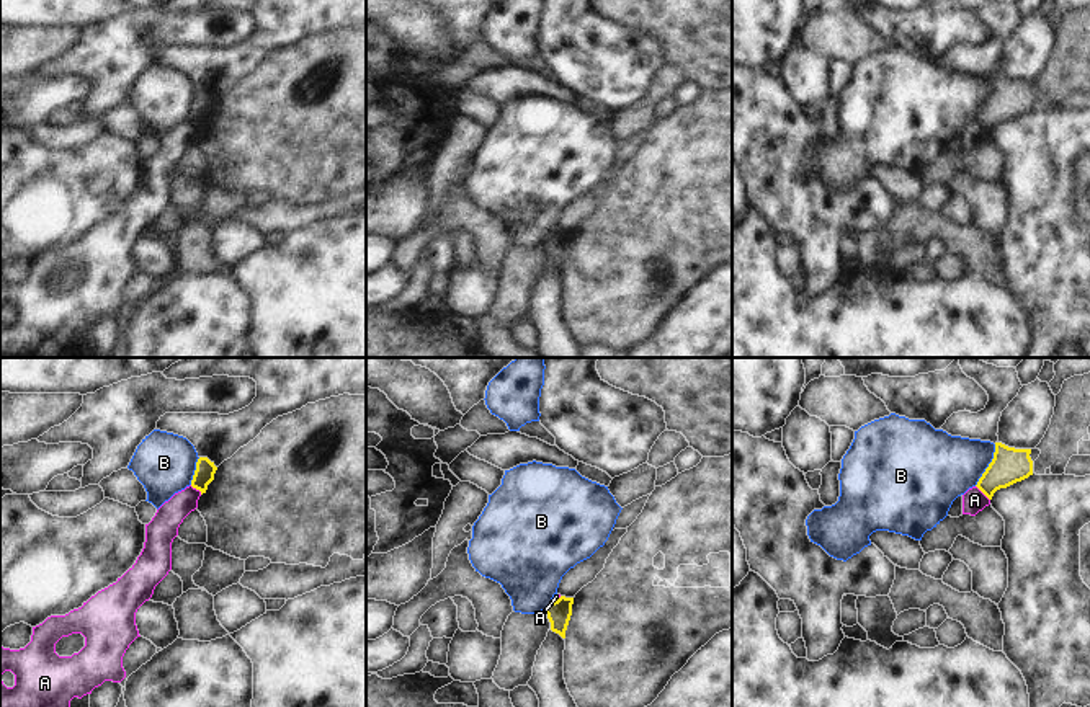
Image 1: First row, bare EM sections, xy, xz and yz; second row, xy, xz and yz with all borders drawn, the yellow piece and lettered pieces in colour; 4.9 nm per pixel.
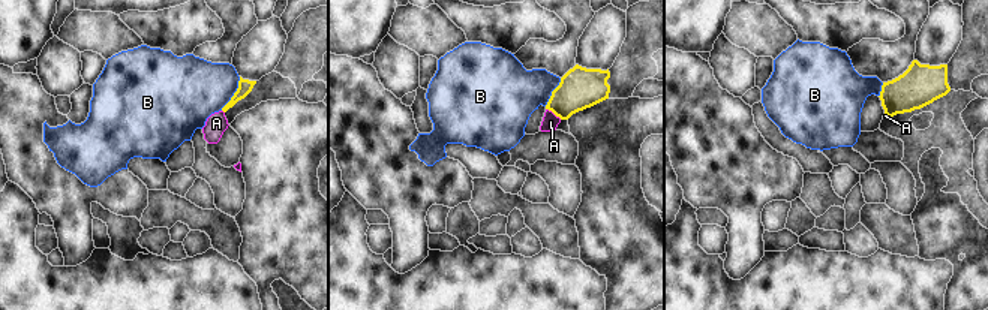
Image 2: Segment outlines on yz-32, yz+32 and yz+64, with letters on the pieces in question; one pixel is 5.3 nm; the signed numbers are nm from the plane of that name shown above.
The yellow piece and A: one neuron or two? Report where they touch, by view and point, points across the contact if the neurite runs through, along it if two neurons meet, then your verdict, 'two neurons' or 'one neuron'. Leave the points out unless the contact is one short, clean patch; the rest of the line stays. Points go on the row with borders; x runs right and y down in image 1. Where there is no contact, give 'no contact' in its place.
contact yz (982, 492); border yz (976, 485), (989, 500); two neurons

